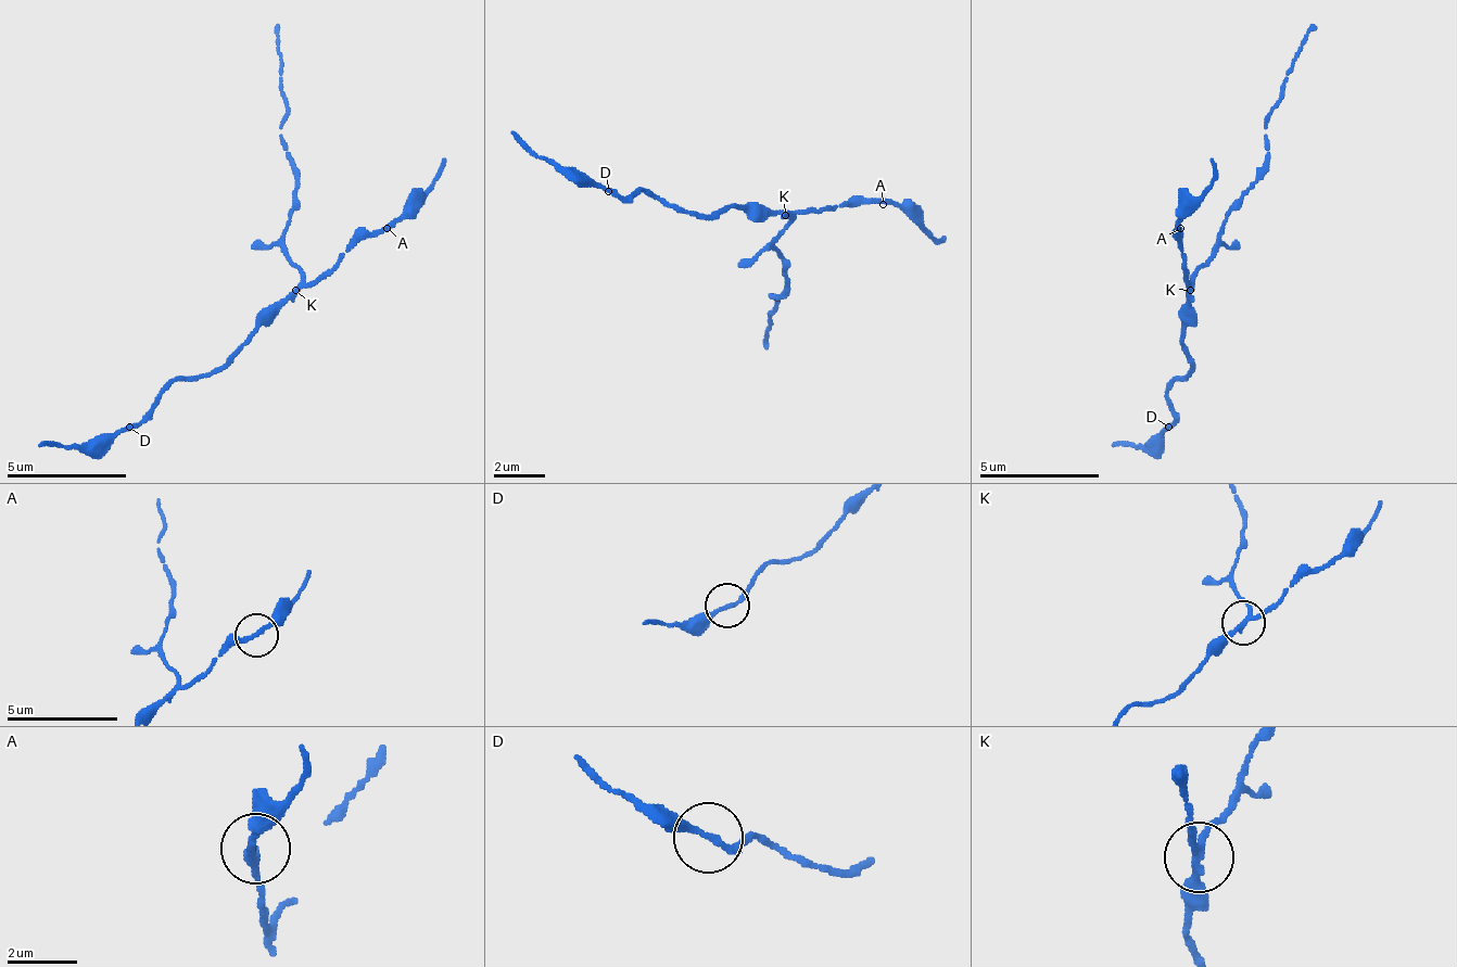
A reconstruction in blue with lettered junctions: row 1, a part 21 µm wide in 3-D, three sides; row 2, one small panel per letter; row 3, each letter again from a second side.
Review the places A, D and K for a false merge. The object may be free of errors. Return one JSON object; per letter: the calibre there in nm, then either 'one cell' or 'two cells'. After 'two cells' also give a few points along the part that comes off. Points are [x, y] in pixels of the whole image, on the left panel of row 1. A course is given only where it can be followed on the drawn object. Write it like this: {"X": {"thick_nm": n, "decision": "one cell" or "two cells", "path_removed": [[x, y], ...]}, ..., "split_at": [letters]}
{"A": {"thick_nm": 200, "decision": "one cell"}, "D": {"thick_nm": 180, "decision": "one cell"}, "K": {"thick_nm": 180, "decision": "two cells", "path_removed": [[298, 289], [303, 270], [286, 253], [286, 223], [298, 175], [279, 121], [279, 25]]}, "split_at": ["K"]}

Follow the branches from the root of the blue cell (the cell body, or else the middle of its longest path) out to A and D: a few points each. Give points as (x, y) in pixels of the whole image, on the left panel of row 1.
A: (286, 294), (298, 294), (321, 282), (369, 234), (381, 234), (387, 228)
D: (286, 294), (286, 301), (219, 366), (195, 378), (177, 378), (136, 427), (129, 427)

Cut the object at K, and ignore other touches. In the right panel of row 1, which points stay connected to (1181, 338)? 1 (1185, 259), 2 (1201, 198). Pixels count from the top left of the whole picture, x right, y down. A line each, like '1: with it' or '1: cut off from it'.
1: with it
2: with it

